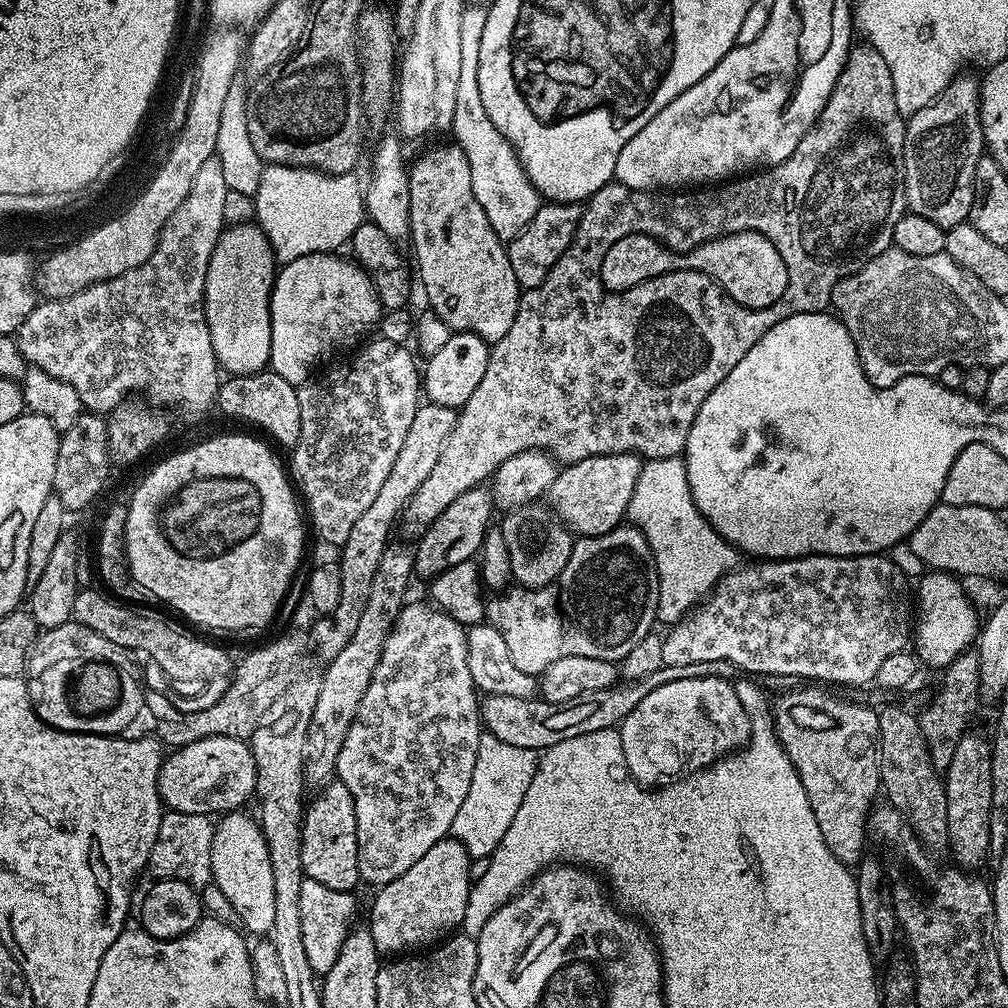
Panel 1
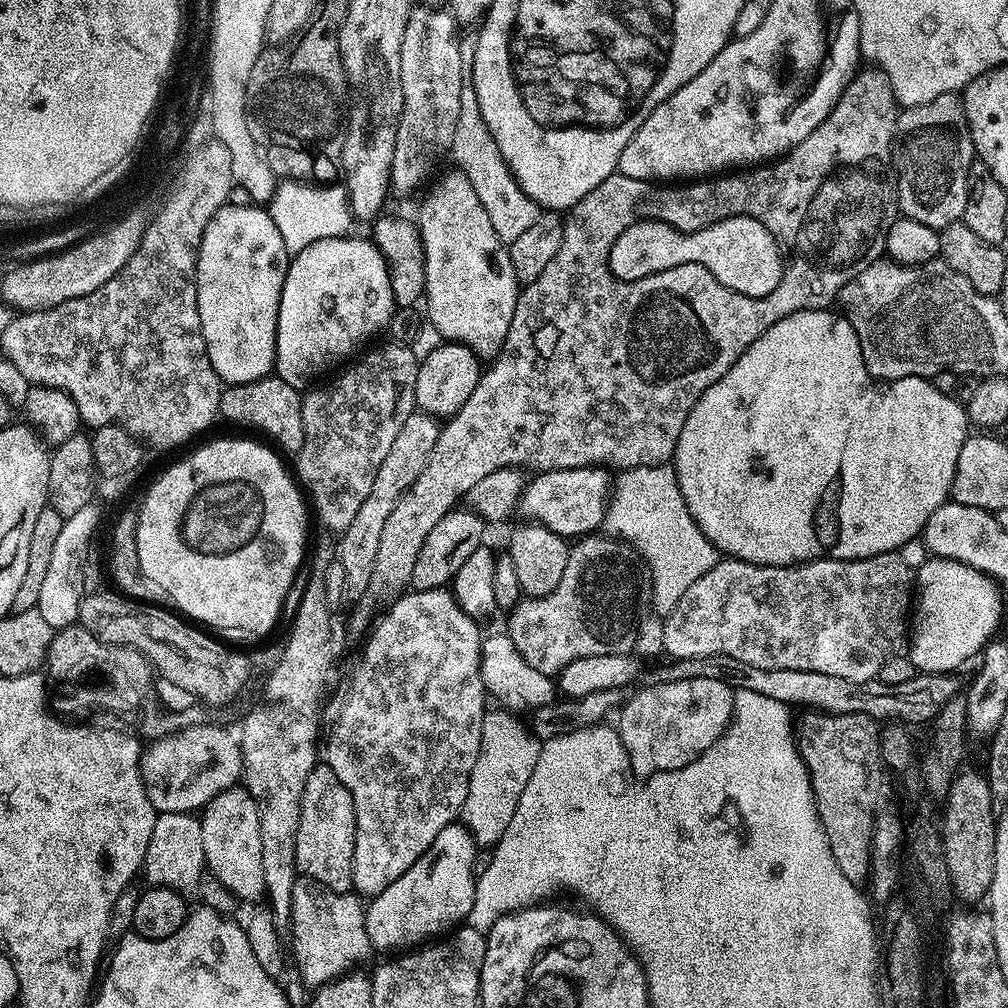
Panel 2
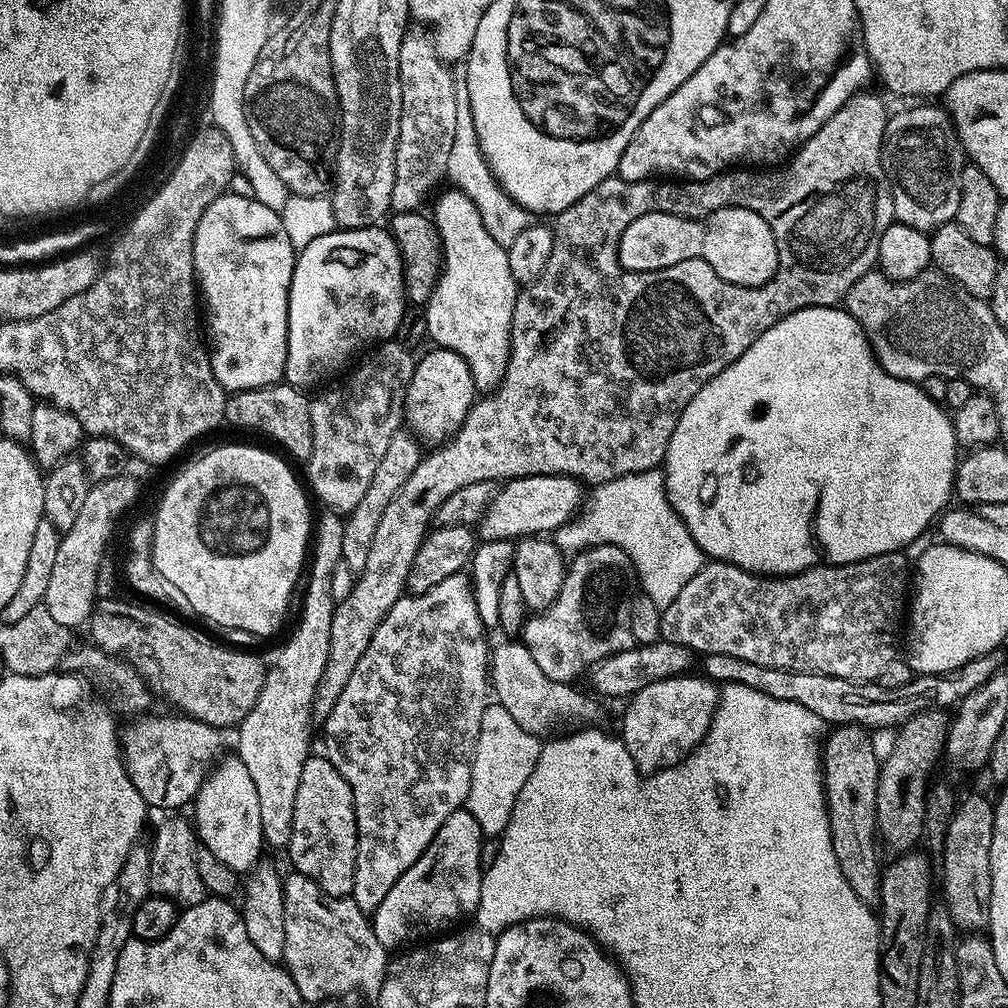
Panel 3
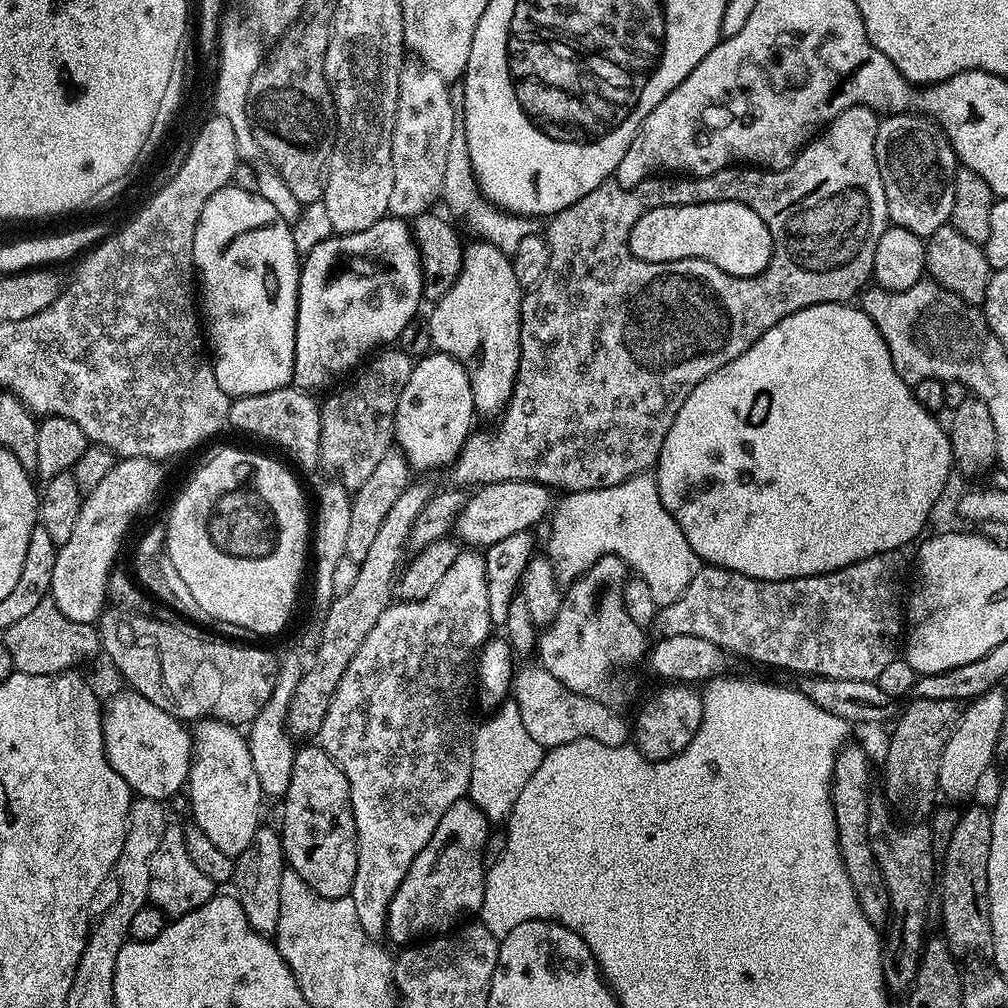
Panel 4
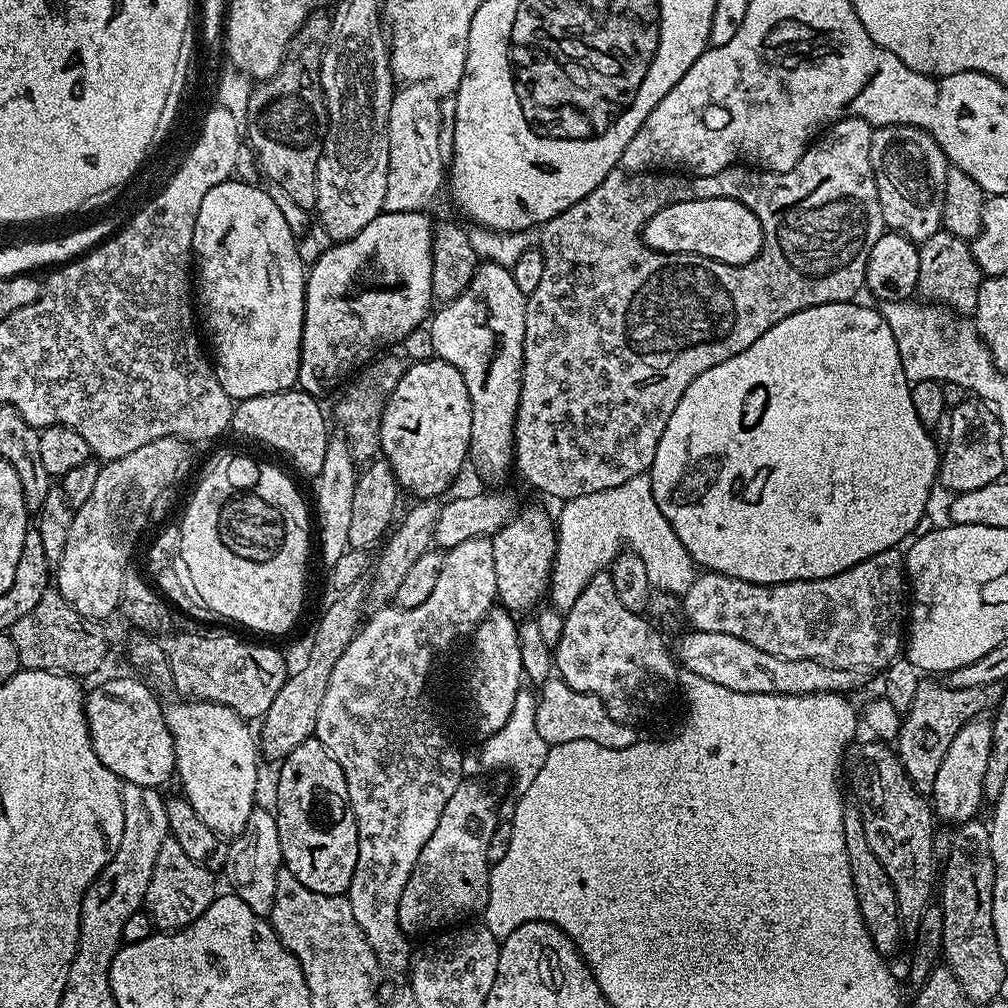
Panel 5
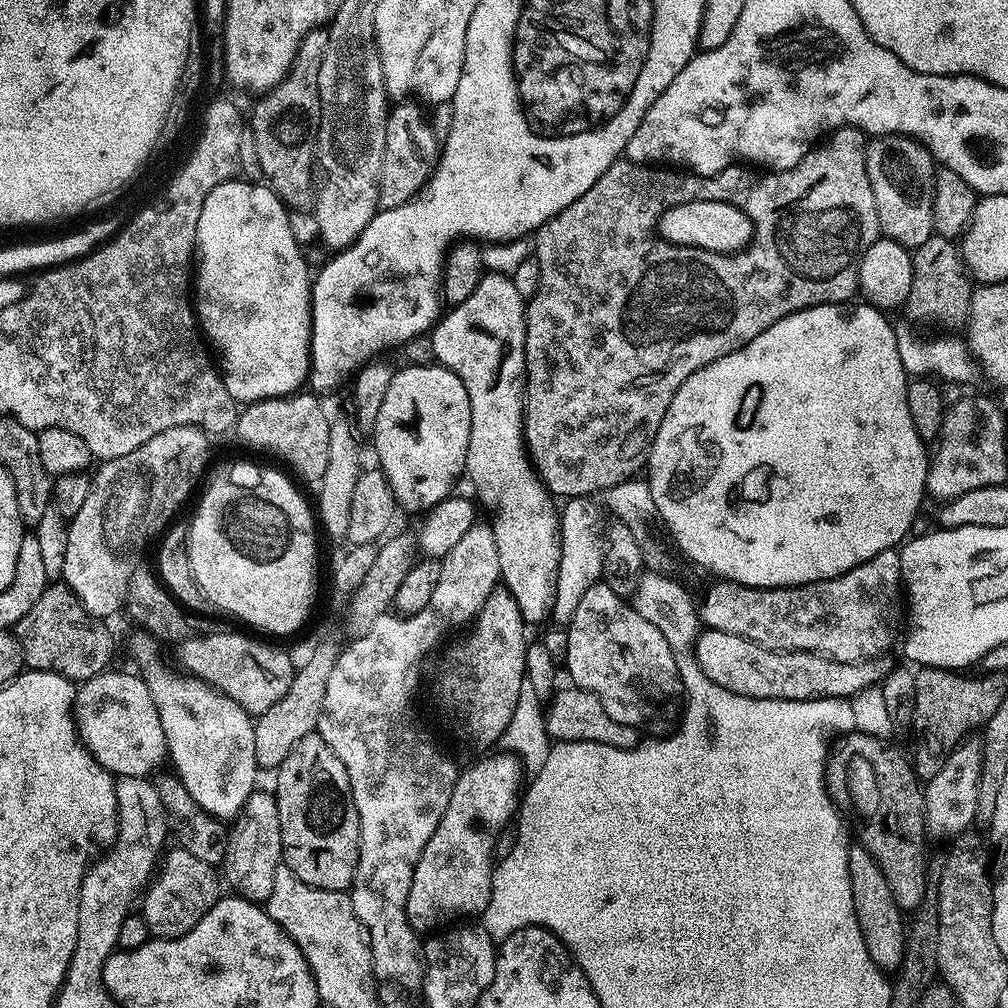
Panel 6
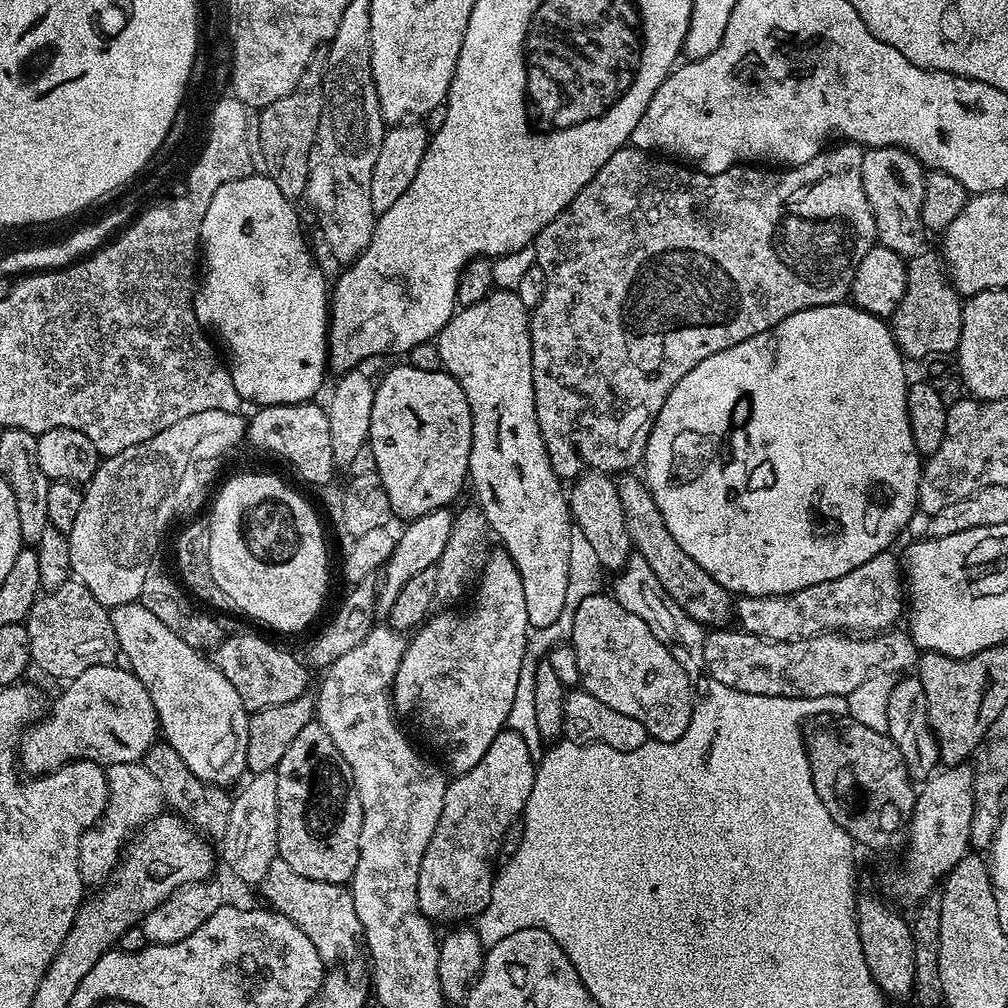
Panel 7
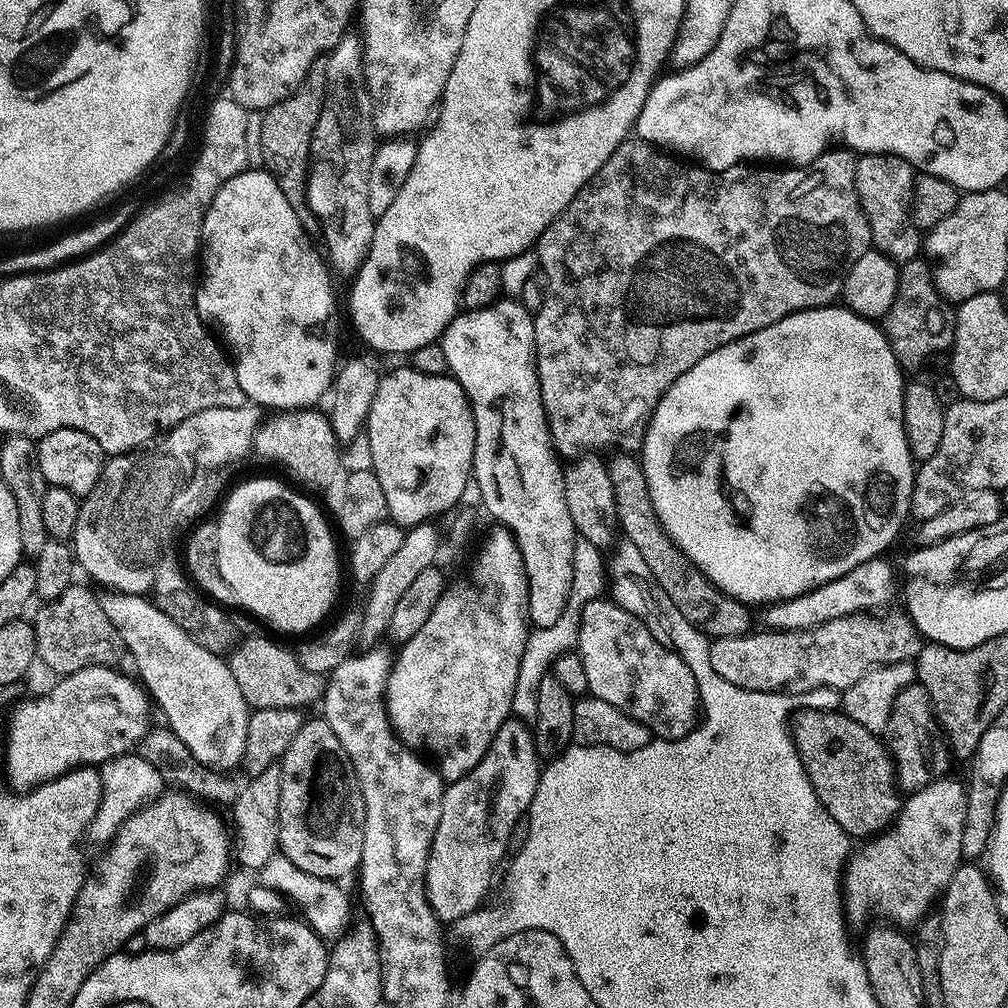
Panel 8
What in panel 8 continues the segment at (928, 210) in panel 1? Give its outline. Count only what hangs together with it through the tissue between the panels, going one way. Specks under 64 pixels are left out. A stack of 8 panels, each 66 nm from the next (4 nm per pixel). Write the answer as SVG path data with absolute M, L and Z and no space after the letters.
M864 154L857 159L854 182L860 209L866 214L866 222L870 226L872 248L890 257L898 266L917 259L922 252L922 232L912 224L906 203L914 183L912 165L890 154Z

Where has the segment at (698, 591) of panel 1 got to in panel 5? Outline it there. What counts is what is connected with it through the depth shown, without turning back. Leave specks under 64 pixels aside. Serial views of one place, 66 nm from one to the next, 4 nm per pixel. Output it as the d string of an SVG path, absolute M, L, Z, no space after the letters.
M647 475L635 476L621 488L565 500L559 508L560 520L558 516L554 524L556 553L550 581L550 604L559 612L568 612L570 606L578 602L578 594L586 590L590 578L605 571L606 566L611 565L625 546L639 556L646 566L649 581L659 591L683 594L696 581L698 565L686 546L682 546L678 534L674 534L662 510L658 510L658 502L654 502L652 493L652 481Z

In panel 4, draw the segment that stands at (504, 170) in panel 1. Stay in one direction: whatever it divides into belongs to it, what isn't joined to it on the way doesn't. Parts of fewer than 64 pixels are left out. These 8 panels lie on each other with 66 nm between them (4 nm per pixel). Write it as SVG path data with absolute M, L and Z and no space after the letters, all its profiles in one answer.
M460 126L454 130L454 138L450 138L450 150L446 150L446 170L442 177L440 195L442 204L468 223L468 228L476 235L473 237L477 241L494 246L503 252L510 254L518 250L518 246L524 239L541 235L542 224L539 219L530 216L515 216L513 212L505 212L503 208L496 207L491 200L487 200L480 193L466 146L466 134Z

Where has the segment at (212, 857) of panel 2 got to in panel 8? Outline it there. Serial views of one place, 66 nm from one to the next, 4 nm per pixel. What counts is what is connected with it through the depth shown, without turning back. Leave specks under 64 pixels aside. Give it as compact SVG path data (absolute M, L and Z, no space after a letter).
M110 595L99 597L102 610L114 622L127 655L132 655L140 671L139 683L164 711L167 727L186 742L201 765L213 764L216 770L228 770L224 768L235 764L237 767L244 759L250 709L242 690L238 690L238 682L234 682L227 659L200 646L191 632L168 617L147 595Z

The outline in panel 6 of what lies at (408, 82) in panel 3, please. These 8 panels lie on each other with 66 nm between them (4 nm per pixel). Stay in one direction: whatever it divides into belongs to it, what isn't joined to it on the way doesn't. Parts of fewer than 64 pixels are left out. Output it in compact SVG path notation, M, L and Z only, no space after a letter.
M400 102L389 111L386 122L386 150L382 154L382 170L378 182L378 205L380 208L393 208L402 206L410 198L420 193L420 189L428 183L438 159L438 136L432 133L428 120L424 117L425 109L416 102Z

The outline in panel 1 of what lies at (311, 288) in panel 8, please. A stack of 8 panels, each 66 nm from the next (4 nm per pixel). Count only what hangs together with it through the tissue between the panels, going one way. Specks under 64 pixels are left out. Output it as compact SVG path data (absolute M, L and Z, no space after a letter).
M233 223L225 227L221 232L218 242L214 246L214 254L210 254L210 266L206 270L206 286L204 287L204 313L206 322L210 330L210 342L214 346L216 363L220 365L225 373L234 376L253 376L256 372L263 372L269 367L270 358L270 330L272 329L272 319L270 318L270 302L272 301L272 283L276 281L278 271L278 261L276 255L272 253L272 247L268 241L268 236L255 223Z

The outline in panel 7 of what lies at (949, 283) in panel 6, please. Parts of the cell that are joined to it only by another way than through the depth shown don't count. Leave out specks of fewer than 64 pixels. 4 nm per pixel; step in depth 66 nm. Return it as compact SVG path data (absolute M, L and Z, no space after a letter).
M925 250L911 257L907 266L906 292L890 317L892 336L900 347L900 355L912 361L936 356L939 352L955 353L962 334L962 297L948 278L943 259Z

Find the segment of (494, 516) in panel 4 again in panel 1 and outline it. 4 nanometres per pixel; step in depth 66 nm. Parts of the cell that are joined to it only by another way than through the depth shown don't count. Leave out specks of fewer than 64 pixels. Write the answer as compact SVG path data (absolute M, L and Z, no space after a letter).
M634 452L582 458L578 463L561 467L557 471L554 486L550 486L546 494L547 503L569 532L577 537L606 534L621 527L628 515L634 486L638 486L641 463L641 457Z

